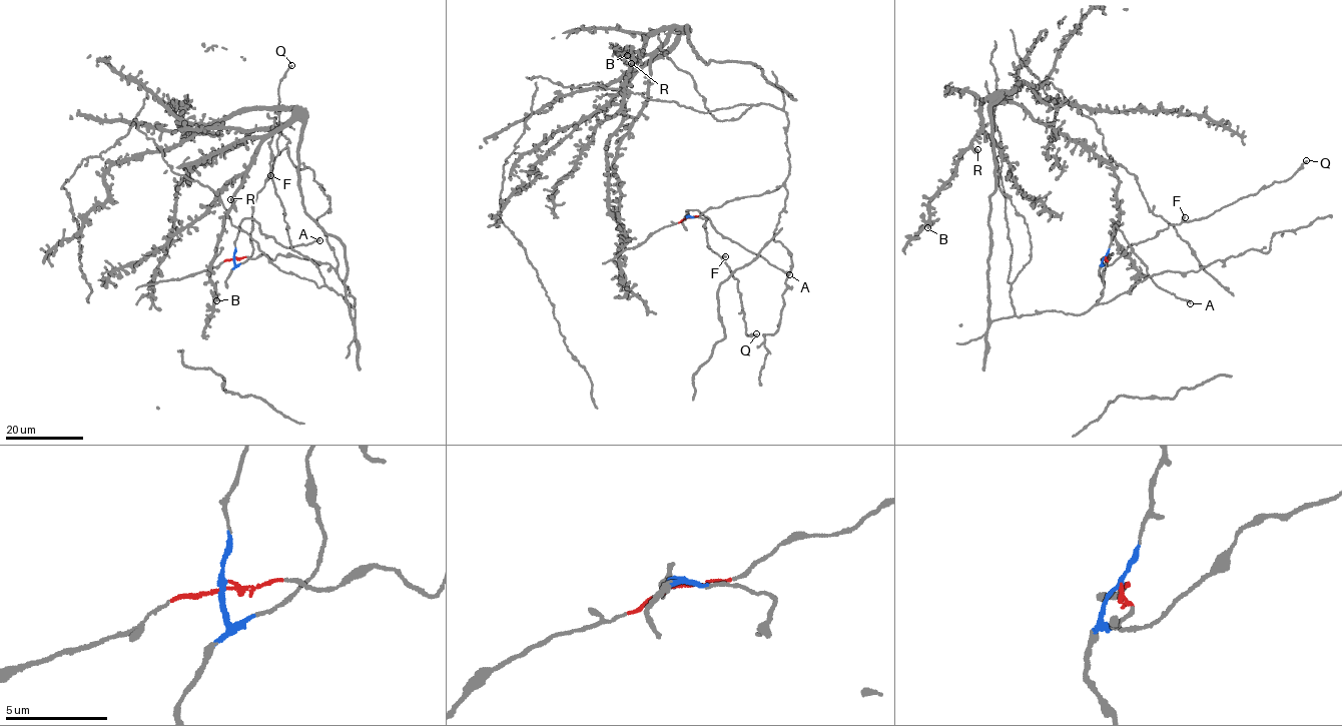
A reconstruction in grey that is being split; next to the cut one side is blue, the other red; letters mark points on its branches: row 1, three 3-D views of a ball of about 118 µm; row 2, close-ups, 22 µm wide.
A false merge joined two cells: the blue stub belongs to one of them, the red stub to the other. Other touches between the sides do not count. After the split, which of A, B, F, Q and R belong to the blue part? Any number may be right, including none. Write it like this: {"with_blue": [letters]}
{"with_blue": ["A", "F", "Q"]}

